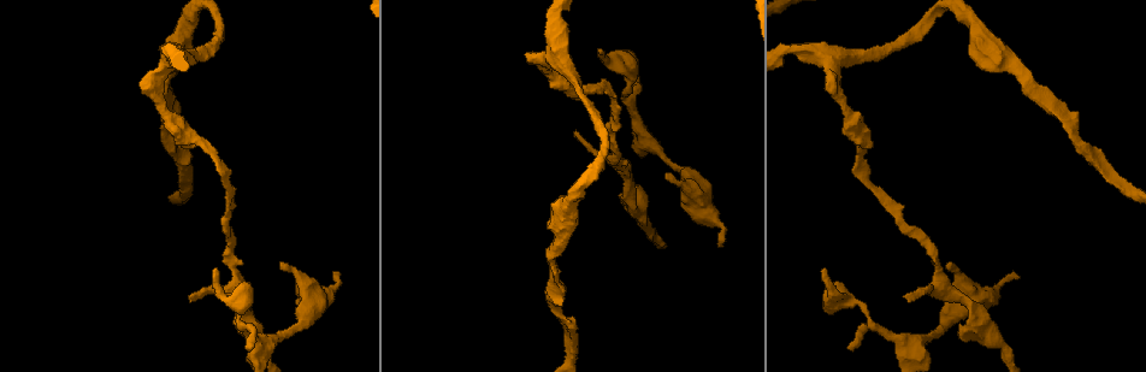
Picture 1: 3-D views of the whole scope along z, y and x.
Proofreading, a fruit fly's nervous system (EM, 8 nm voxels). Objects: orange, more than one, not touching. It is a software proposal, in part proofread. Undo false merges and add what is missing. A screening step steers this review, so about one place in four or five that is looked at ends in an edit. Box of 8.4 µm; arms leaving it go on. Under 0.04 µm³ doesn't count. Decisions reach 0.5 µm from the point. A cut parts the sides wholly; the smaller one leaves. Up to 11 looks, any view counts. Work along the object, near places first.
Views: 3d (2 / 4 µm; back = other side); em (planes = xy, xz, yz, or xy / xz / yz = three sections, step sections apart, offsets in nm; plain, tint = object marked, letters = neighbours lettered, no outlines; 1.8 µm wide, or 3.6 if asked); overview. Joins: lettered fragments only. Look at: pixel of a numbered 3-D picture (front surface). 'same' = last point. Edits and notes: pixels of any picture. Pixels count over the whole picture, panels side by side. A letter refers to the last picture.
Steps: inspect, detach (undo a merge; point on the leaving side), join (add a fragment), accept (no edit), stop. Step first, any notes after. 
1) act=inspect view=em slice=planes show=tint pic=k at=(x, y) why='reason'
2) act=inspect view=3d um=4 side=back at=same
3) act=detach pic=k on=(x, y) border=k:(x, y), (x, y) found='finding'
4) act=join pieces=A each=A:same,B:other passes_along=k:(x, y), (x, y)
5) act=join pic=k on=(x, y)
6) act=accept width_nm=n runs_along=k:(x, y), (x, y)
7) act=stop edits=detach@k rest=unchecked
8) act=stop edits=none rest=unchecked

act=inspect view=3d um=2 pic=1 at=(334, 277) why='thin end'

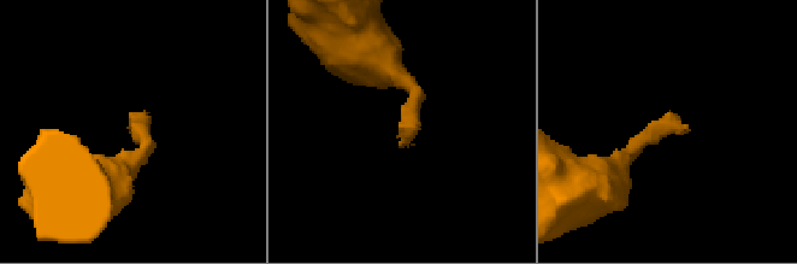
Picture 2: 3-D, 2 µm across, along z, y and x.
act=inspect view=em slice=planes show=letters pic=2 at=(127, 127) why='shape alone is not enough'

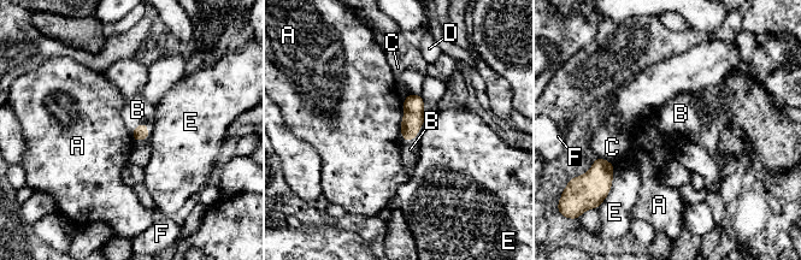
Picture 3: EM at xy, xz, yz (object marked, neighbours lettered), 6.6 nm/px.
act=join pieces=B each=A:other,B:same,C:other,D:other,E:other,F:other passes_along=3:(141, 131), (137, 125), (137, 110) found='the neuron continues'

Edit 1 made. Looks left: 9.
act=inspect view=overview

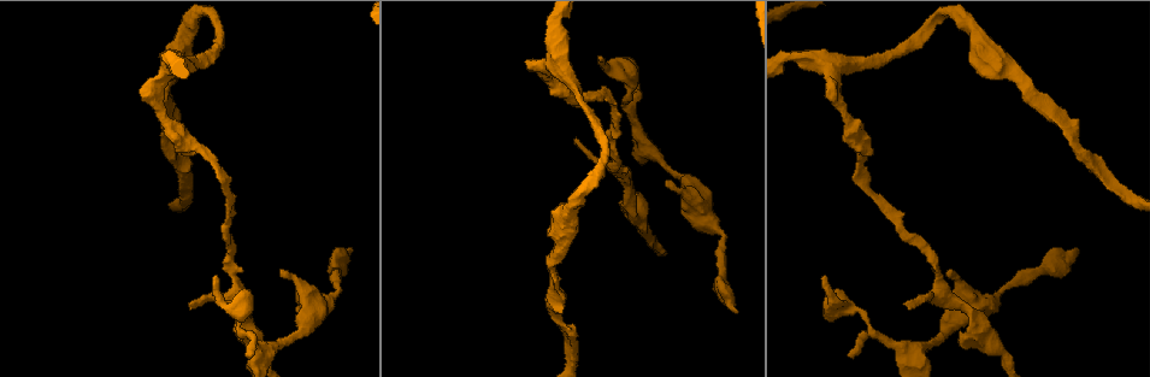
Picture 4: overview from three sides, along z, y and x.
act=inspect view=em um=3.6 slice=yz step=4 show=letters pic=4 at=(848, 357) why='free end'

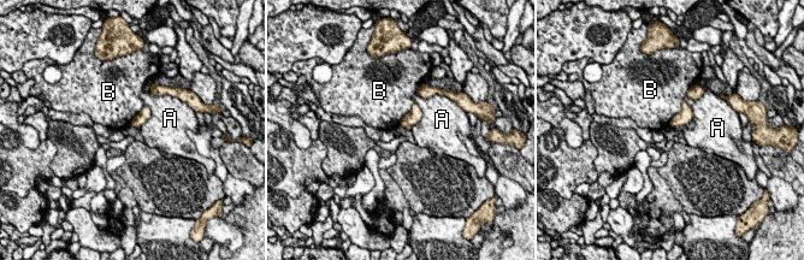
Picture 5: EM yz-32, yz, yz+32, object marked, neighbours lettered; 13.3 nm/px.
act=inspect view=em um=3.6 slice=planes show=letters at=same why='another direction'

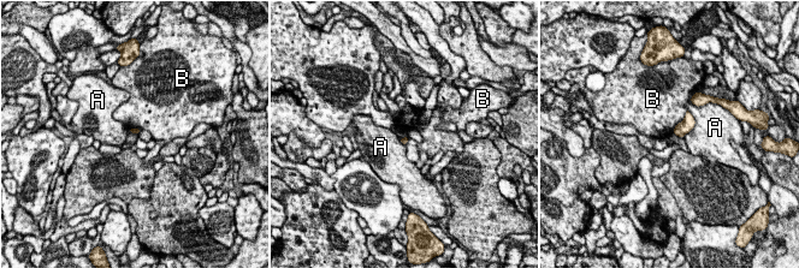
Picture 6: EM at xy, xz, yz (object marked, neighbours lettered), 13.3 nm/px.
act=accept longest_contact=A:380nm each=A:other,B:other found='no lettered fragment goes on from it'

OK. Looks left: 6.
act=inspect view=3d um=2 pic=4 at=(190, 307) why='an open end'

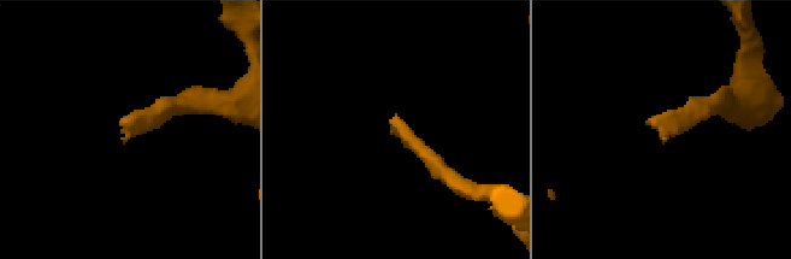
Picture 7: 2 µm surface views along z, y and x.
act=inspect view=em um=3.6 slice=planes show=letters pic=7 at=(395, 118) why='need the tissue'

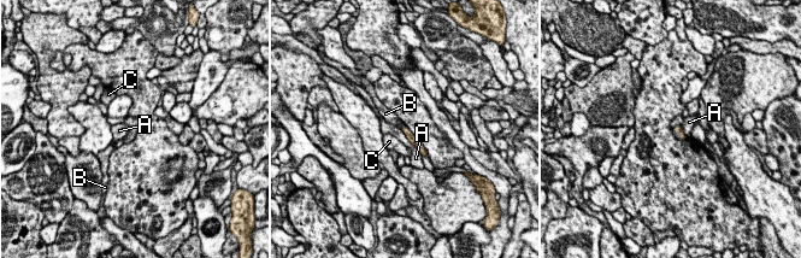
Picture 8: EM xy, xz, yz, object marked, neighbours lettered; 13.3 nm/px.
act=accept each=A:other,B:other,C:other border=8:(679, 124), (672, 127) found='none of them fits'

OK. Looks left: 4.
act=inspect view=3d um=2 pic=4 at=(1006, 69) why='calibre changes'

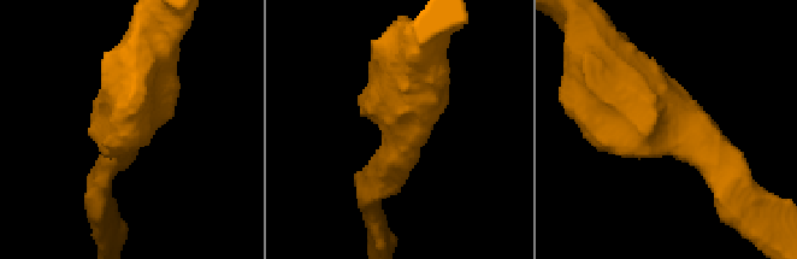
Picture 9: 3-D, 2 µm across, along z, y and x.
act=inspect view=em slice=planes show=tint pic=9 at=(394, 128) arm_widths_nm=190,400 why='need the tissue'

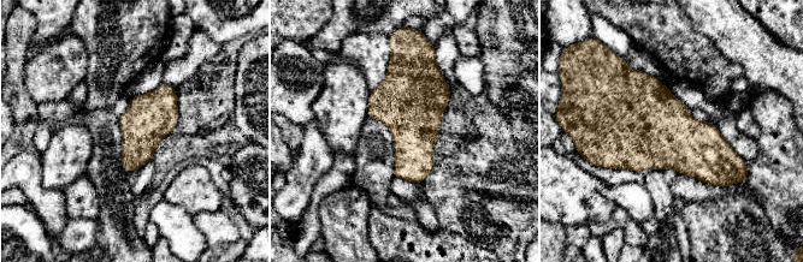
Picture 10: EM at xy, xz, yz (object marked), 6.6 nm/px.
act=inspect view=em slice=planes show=letters at=same why='see the neighbours'

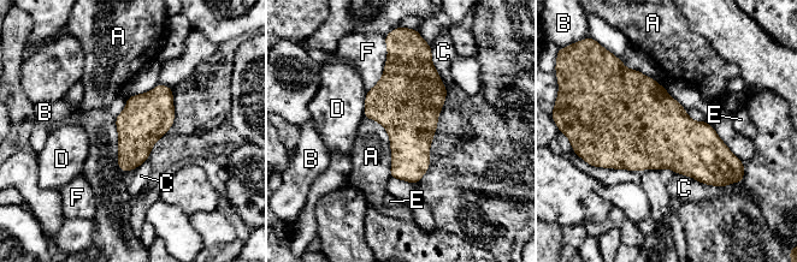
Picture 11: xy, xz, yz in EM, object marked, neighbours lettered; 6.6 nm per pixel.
act=accept longest_contact=A:440nm each=A:other,B:other,C:other,D:other,E:other,F:other found='continuous, no second neuron'

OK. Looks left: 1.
act=stop edits=join@3 rest=unchecked

